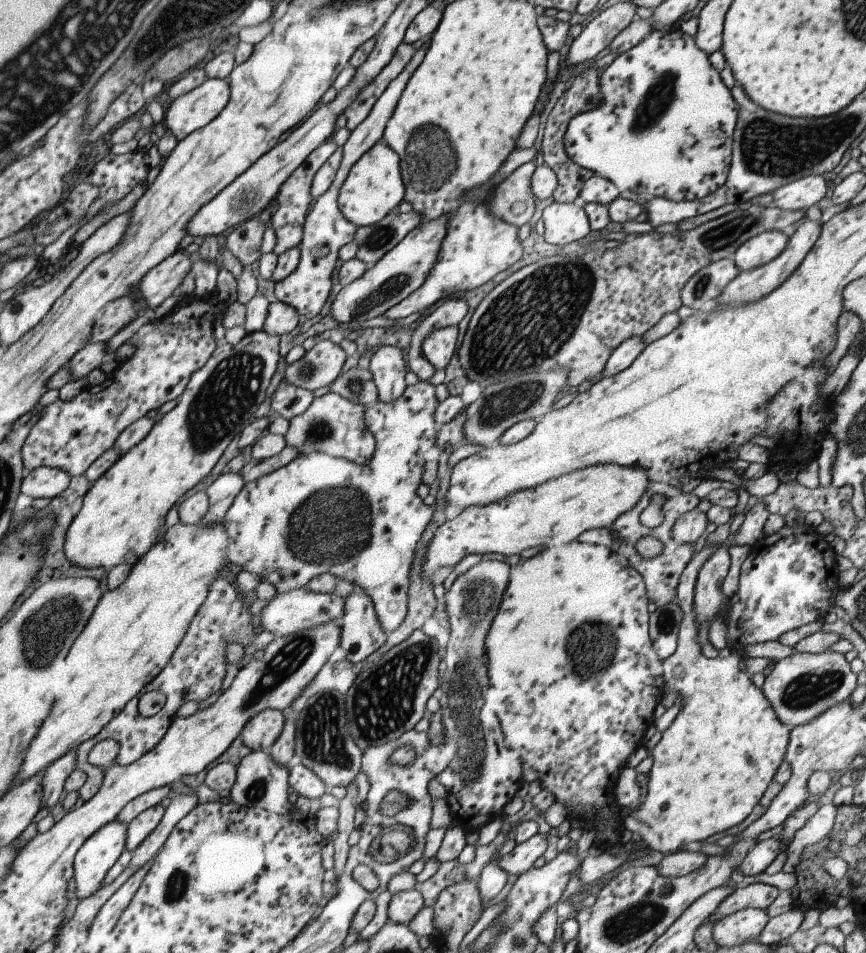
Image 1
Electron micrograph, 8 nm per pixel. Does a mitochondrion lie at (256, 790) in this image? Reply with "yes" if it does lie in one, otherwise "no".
yes

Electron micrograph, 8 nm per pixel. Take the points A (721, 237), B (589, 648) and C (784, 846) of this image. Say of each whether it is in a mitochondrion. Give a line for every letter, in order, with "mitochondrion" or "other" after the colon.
A: mitochondrion
B: mitochondrion
C: other

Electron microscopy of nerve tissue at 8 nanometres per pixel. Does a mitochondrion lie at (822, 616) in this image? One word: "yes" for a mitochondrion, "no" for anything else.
no

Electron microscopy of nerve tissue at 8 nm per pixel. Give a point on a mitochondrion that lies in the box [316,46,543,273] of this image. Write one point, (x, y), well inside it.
(429, 166)

